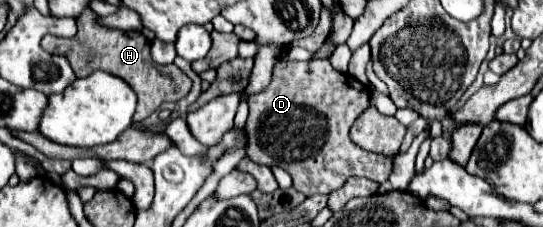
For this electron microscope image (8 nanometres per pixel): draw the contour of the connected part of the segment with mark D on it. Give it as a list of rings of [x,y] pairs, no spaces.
[[[279,60],[269,86],[247,96],[247,156],[257,164],[287,170],[293,178],[293,188],[305,196],[331,194],[351,176],[383,184],[391,174],[393,158],[359,150],[349,138],[351,124],[365,110],[365,96],[369,96],[369,88],[335,70],[329,60]]]

